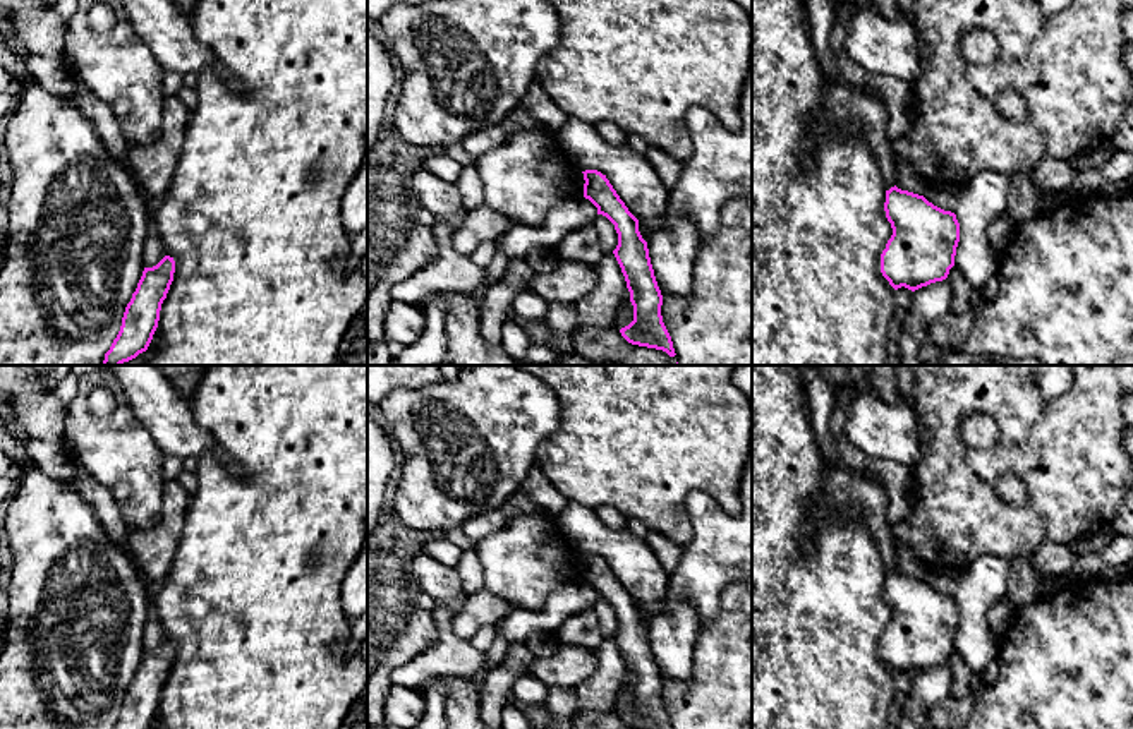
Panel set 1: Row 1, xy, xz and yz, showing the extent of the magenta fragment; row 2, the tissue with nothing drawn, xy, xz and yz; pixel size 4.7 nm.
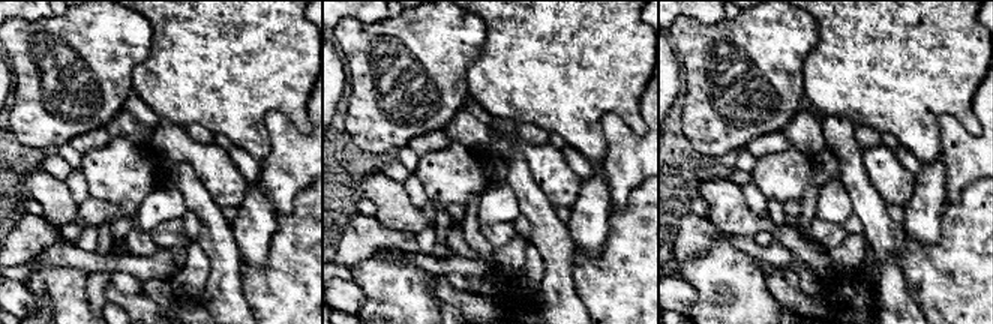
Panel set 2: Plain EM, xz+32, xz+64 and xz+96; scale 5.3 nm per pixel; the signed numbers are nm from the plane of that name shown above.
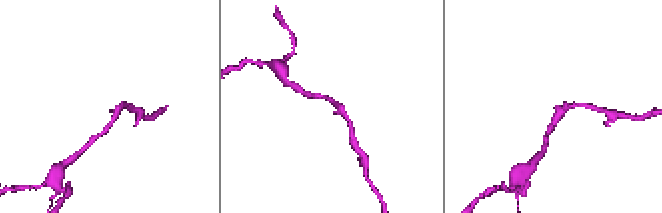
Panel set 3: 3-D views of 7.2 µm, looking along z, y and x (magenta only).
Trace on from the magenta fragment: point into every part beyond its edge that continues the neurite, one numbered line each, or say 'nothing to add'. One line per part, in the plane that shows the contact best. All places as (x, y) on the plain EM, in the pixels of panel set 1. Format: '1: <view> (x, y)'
nothing to add

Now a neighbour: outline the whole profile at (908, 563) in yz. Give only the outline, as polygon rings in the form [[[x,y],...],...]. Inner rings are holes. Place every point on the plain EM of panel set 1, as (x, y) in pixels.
[[[898,544],[896,571],[924,580],[927,568],[924,561],[910,547]]]

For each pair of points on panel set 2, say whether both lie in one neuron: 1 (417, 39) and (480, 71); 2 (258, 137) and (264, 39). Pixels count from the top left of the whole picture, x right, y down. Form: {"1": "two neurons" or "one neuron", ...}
{"1": "two neurons", "2": "one neuron"}

